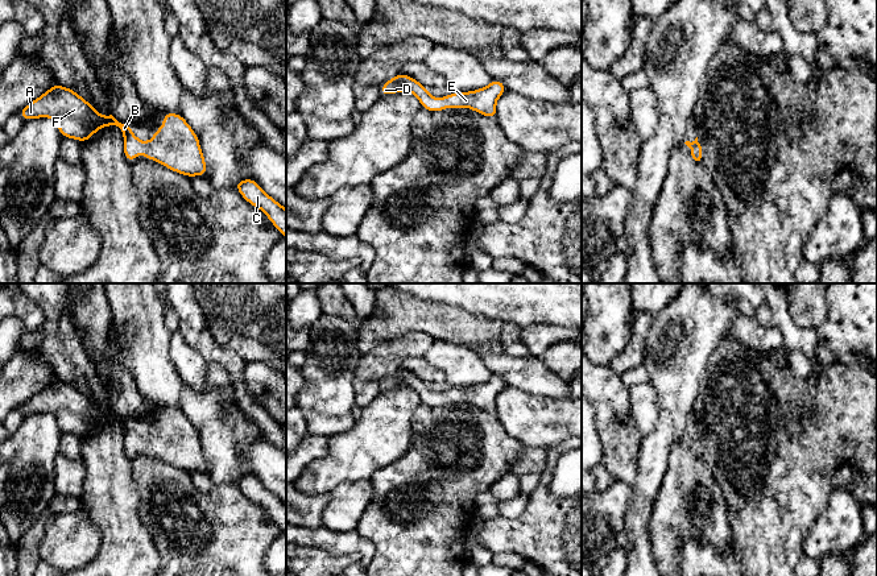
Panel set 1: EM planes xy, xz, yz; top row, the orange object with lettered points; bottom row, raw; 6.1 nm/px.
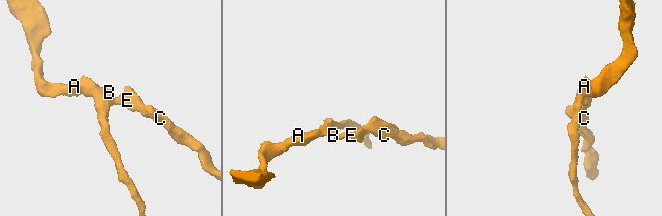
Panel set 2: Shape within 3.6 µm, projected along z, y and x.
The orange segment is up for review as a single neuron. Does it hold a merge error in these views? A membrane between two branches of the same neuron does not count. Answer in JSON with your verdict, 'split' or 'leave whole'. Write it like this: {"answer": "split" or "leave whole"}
{"answer": "leave whole"}

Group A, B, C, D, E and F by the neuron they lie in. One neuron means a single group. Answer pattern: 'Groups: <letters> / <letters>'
Groups: A B C D E F

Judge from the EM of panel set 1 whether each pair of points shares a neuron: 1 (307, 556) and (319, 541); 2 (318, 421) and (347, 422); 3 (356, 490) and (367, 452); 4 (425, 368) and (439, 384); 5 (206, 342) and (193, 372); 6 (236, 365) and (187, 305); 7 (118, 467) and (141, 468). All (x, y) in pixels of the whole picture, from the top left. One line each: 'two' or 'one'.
1: two
2: one
3: two
4: one
5: two
6: one
7: two

